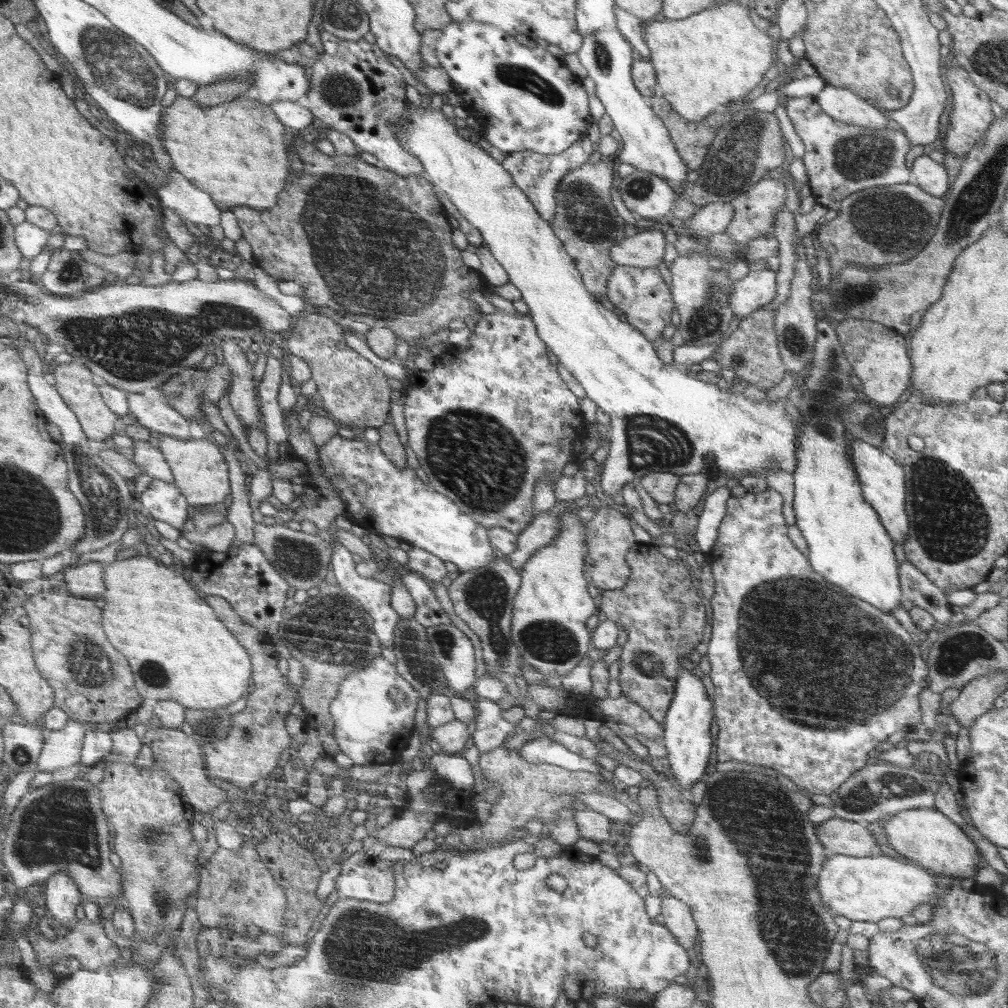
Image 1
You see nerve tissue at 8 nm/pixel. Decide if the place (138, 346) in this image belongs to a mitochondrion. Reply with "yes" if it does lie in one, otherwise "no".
yes

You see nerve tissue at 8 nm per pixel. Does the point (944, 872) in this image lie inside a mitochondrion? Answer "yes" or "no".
no

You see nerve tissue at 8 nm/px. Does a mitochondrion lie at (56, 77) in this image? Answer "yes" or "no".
no

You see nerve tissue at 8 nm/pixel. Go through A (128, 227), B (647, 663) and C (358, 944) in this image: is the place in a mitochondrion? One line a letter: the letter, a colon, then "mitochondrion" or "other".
A: other
B: mitochondrion
C: mitochondrion

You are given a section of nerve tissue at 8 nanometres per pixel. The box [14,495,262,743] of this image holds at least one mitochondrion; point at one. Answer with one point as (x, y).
(81, 648)

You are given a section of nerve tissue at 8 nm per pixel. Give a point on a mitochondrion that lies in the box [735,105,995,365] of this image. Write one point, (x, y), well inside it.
(893, 223)

